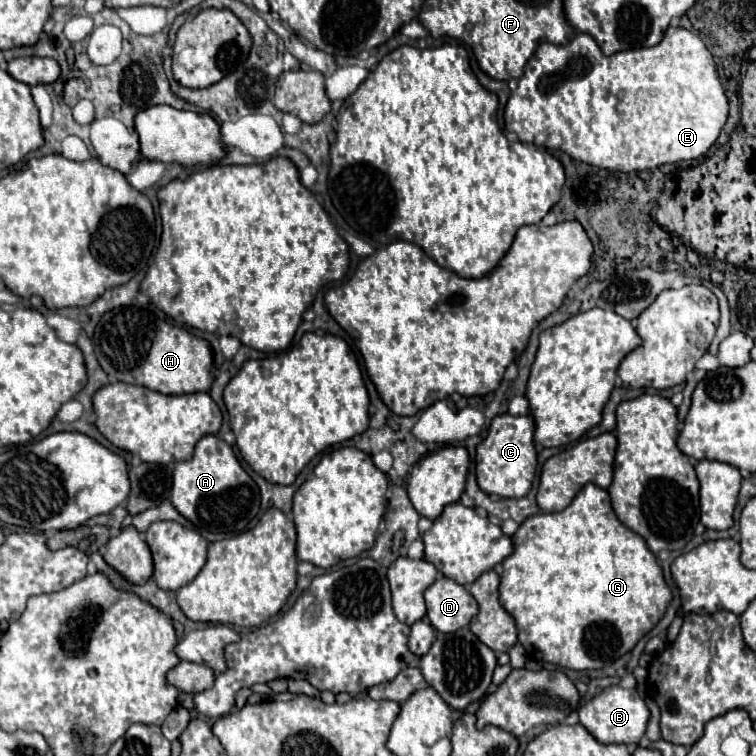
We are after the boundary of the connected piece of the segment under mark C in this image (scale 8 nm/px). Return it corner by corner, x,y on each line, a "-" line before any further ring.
501,414
493,418
487,438
477,446
477,484
483,492
497,494
501,498
521,498
531,490
537,468
533,432
535,420
531,414
525,416

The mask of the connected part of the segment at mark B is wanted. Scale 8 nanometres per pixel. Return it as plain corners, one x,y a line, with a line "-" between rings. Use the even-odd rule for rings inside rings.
609,686
579,708
579,720
601,744
639,744
645,736
649,710
637,690

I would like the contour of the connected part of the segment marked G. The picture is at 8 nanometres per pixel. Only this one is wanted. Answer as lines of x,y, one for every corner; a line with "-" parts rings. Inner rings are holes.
585,484
561,512
529,516
513,534
513,554
503,560
499,600
515,618
527,656
571,670
595,670
627,654
665,614
673,592
647,542
619,522
609,492

